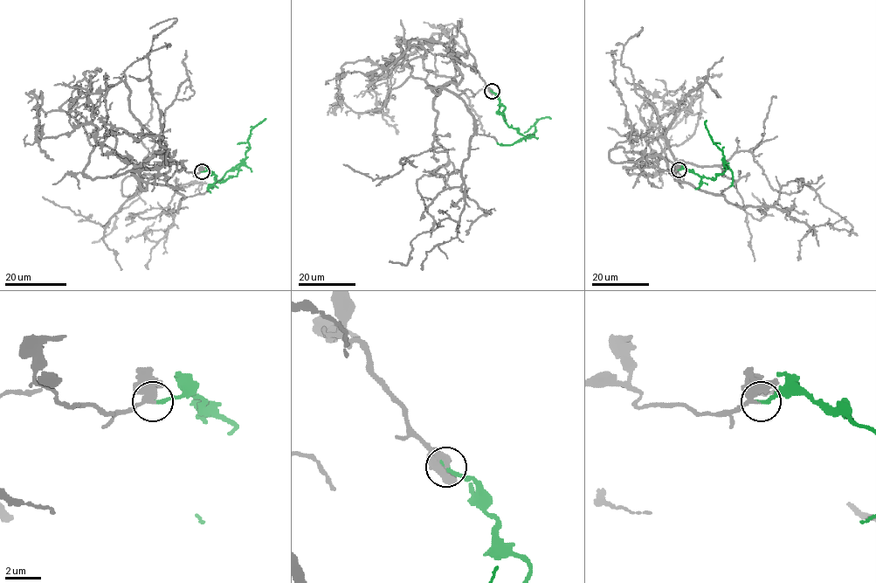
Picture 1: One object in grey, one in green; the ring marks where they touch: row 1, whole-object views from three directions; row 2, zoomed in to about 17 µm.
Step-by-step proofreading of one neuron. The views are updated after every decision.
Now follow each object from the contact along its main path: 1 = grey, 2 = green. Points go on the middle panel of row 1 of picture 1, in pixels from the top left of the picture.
1: (492, 92), (460, 53), (433, 107), (449, 163), (417, 180), (433, 230), (406, 265), (389, 262)
2: (492, 92), (505, 107), (504, 121), (526, 137), (532, 136), (536, 121), (544, 117), (550, 119)

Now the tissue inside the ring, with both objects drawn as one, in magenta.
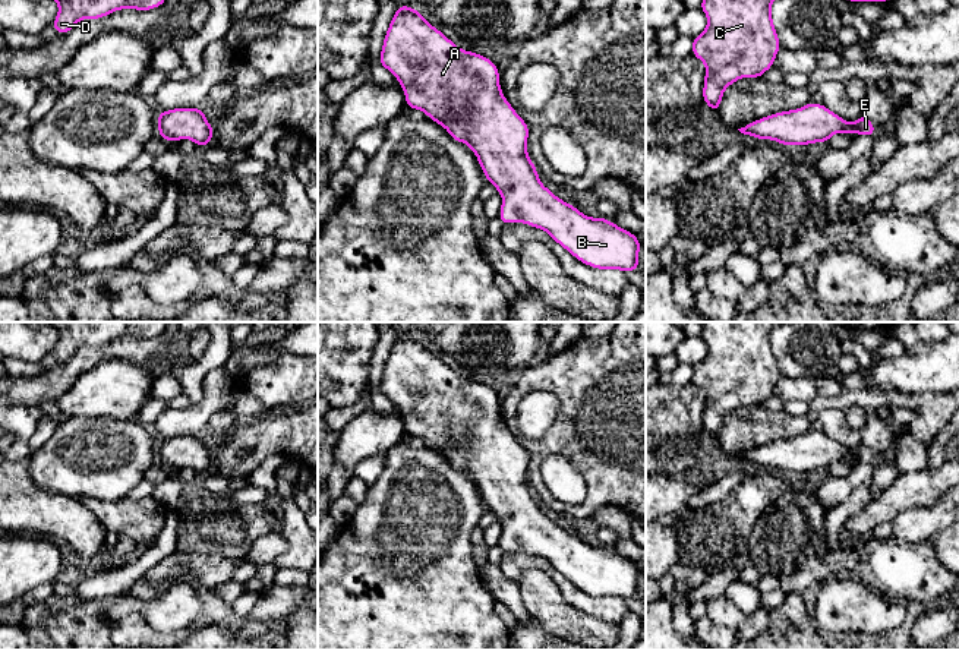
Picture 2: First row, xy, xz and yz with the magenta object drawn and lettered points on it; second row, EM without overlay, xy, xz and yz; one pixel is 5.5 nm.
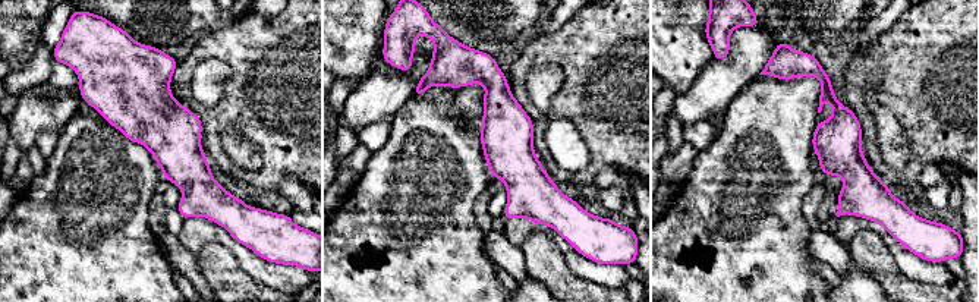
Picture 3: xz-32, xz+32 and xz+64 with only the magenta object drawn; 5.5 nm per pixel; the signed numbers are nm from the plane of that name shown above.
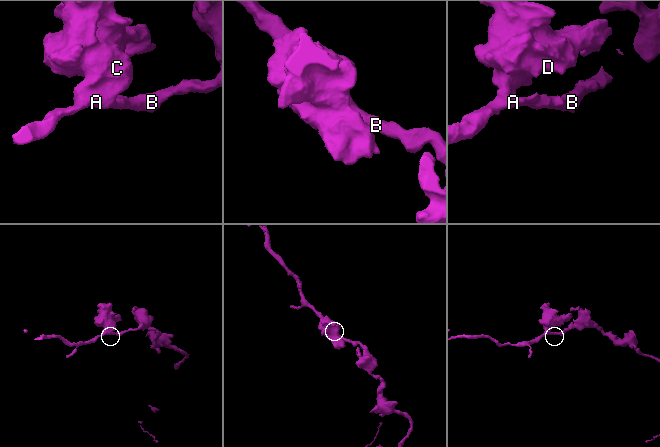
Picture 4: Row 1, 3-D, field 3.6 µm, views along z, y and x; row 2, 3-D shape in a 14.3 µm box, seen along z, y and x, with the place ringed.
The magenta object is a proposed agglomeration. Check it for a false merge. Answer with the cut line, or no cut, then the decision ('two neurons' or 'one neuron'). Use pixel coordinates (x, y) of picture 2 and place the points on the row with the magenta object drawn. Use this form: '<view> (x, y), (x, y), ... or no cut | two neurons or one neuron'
no cut | one neuron

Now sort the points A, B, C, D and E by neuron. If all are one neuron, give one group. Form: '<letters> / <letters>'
A B C D E

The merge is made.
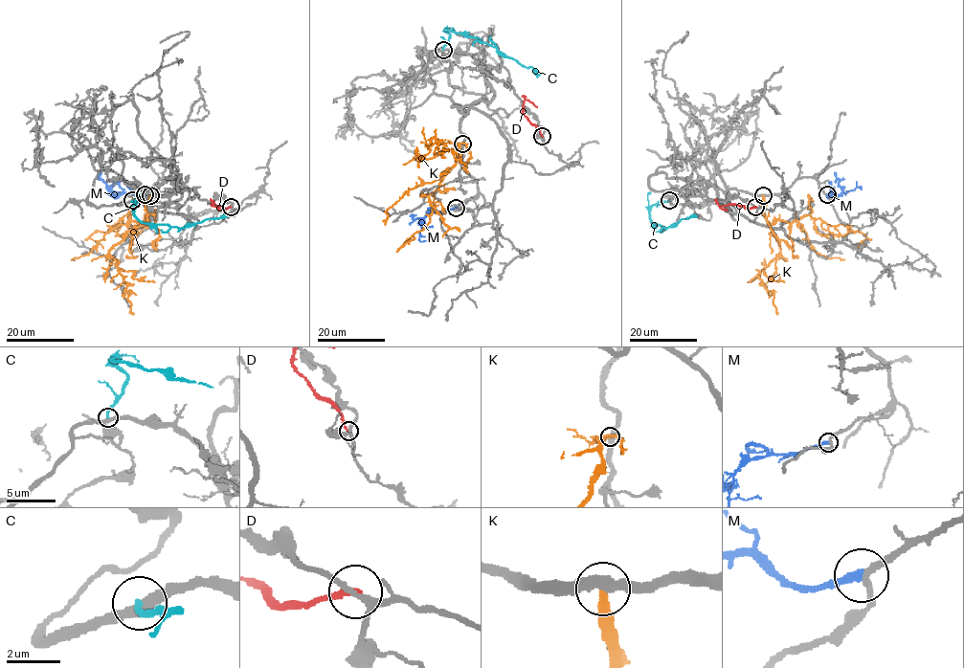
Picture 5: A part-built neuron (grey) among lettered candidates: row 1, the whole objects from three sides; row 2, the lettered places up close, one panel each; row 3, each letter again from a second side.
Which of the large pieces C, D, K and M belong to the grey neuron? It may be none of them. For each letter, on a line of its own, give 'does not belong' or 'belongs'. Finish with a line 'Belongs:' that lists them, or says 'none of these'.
C: does not belong
D: does not belong
K: does not belong
M: does not belong
Belongs: none of these

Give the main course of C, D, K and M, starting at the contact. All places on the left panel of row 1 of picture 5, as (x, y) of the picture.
C: (132, 200), (138, 204), (134, 214), (144, 223), (183, 228), (226, 215)
D: (230, 207), (211, 204), (225, 211)
K: (150, 196), (146, 204), (148, 223), (133, 221), (125, 215), (120, 226), (95, 232), (90, 237), (103, 248)
M: (145, 195), (123, 192), (113, 196), (107, 188), (114, 186)

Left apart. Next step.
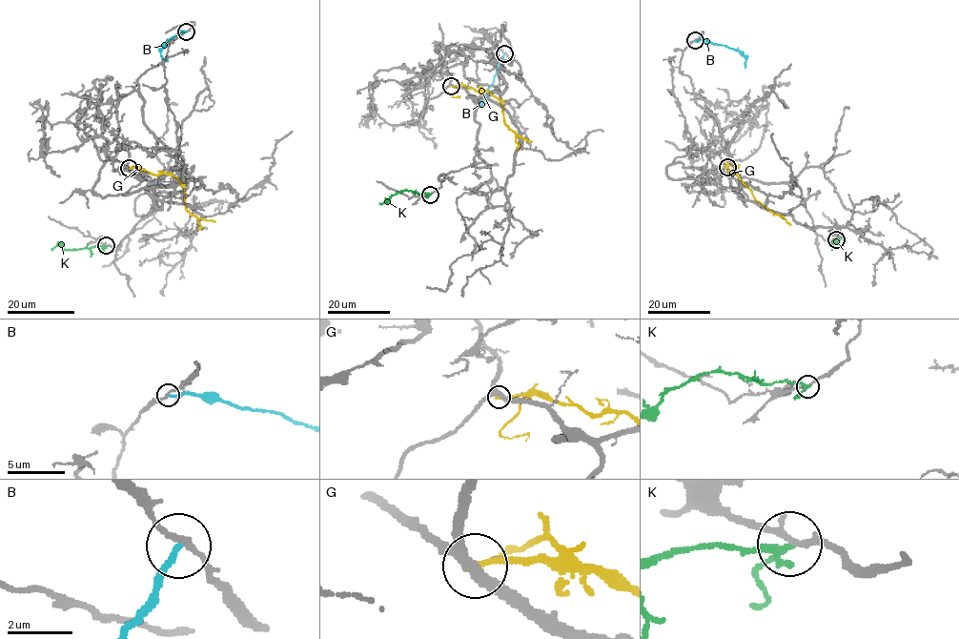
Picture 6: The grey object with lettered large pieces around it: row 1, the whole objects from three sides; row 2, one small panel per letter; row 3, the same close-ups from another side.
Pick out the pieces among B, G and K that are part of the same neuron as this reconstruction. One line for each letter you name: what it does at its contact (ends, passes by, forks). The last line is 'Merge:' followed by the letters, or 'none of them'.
Merge: none of them

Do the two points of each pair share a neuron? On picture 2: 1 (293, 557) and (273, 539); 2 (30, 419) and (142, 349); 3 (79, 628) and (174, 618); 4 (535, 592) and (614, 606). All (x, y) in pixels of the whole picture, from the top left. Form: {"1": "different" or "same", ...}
{"1": "different", "2": "different", "3": "same", "4": "different"}

